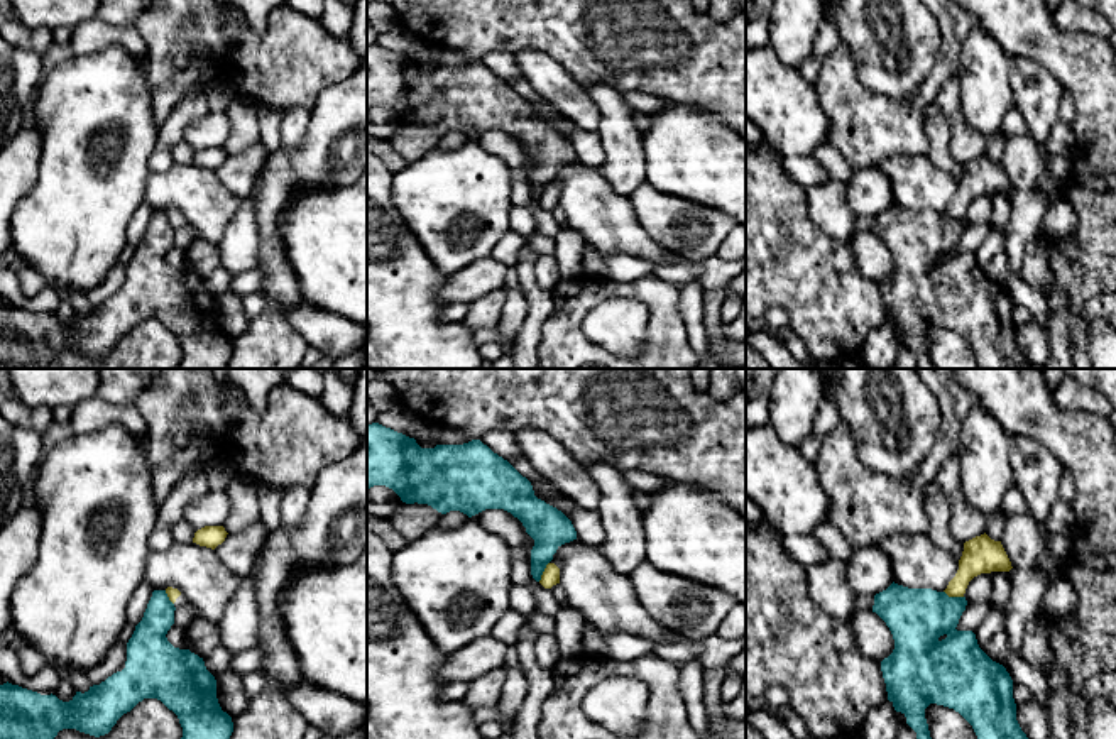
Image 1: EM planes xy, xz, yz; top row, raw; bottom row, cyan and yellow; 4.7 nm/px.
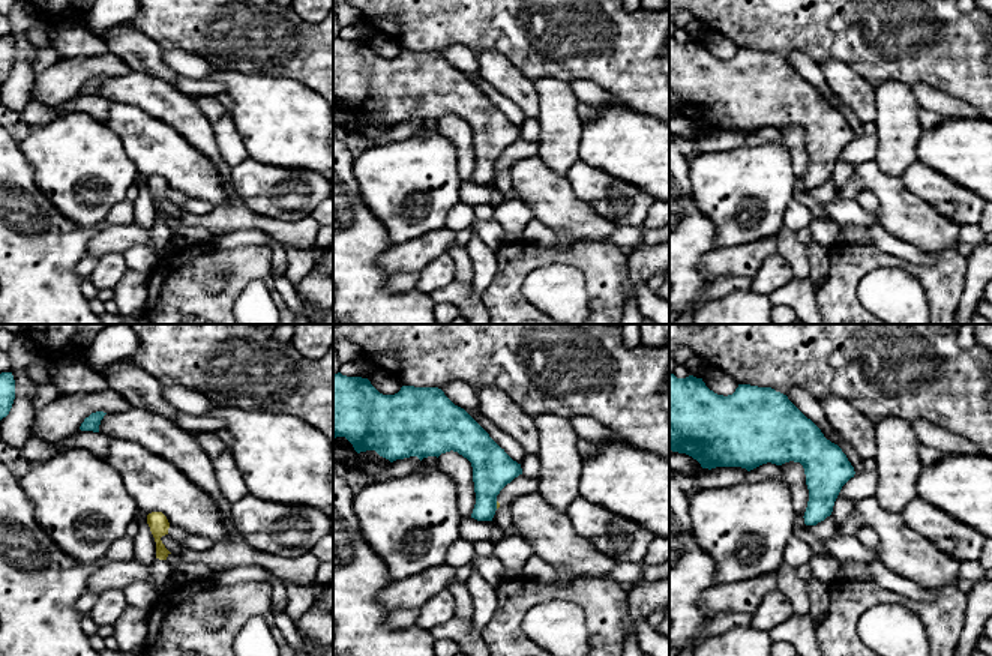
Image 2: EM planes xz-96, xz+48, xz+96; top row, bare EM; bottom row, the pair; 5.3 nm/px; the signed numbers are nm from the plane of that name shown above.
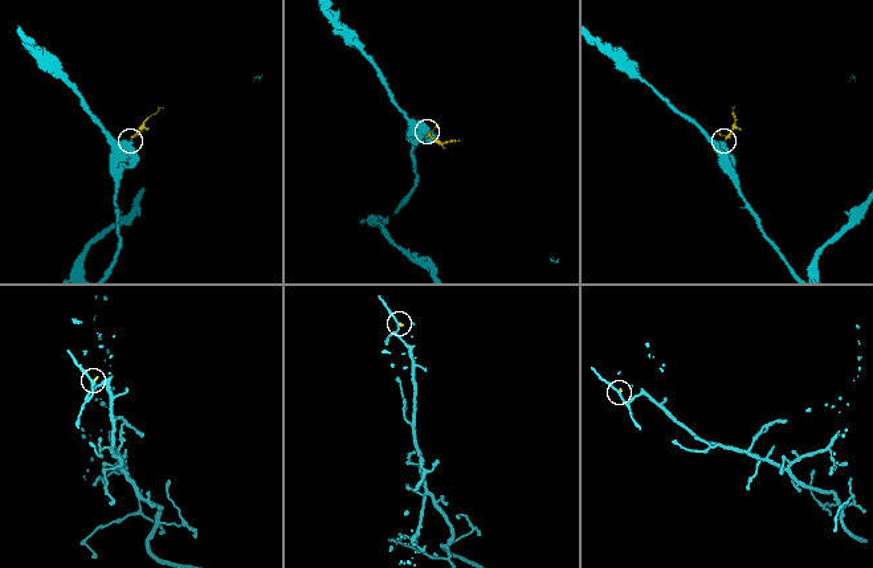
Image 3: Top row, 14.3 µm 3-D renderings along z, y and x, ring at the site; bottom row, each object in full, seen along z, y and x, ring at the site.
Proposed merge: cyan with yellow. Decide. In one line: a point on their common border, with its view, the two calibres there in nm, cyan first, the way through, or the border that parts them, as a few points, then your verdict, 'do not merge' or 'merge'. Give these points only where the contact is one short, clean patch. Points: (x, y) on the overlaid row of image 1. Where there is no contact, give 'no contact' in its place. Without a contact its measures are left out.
contact yz (954, 597); calibres 280 and 180 nm; border yz (944, 591), (949, 596), (962, 597); do not merge

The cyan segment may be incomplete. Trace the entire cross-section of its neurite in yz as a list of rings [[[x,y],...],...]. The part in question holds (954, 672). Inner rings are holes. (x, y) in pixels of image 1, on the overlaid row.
[[[894,582],[874,595],[873,612],[886,622],[894,639],[893,653],[881,661],[888,700],[906,717],[916,739],[932,739],[925,719],[930,703],[959,712],[972,725],[977,739],[1028,739],[1016,720],[1009,673],[979,648],[972,631],[955,629],[966,605],[966,597],[908,588]]]

